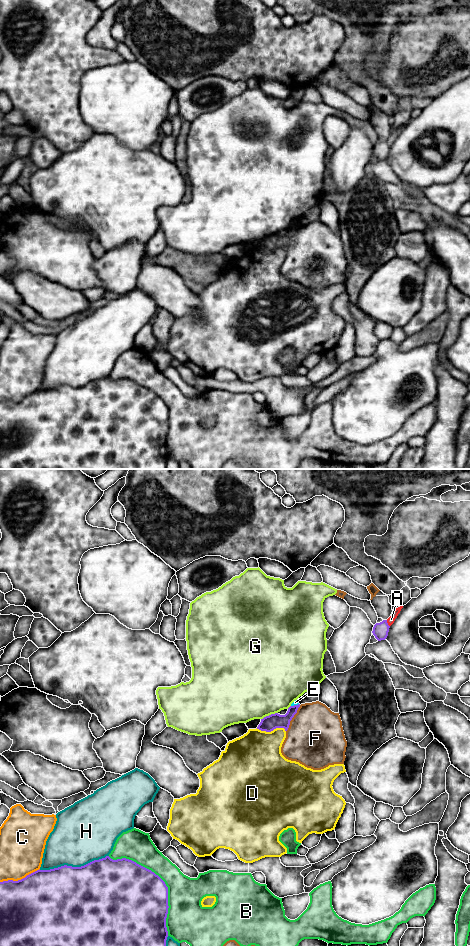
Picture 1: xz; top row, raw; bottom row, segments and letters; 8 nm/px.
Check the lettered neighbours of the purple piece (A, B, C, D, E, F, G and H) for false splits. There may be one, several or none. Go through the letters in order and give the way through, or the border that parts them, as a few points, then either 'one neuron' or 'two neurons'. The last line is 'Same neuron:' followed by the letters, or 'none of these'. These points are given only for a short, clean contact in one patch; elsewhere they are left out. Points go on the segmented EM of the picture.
A: two neurons
B: two neurons
C: two neurons
D: two neurons
E: border xz (298, 703), (291, 706); two neurons
F: two neurons
G: two neurons
H: two neurons
Same neuron: none of these

